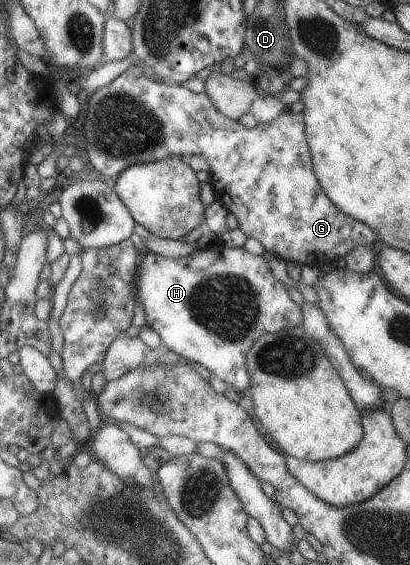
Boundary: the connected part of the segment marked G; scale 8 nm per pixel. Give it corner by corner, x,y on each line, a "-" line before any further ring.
131,65
126,71
120,73
114,81
98,87
96,91
87,96
86,111
82,118
79,118
78,125
82,128
82,133
86,146
86,157
90,162
90,166
100,173
103,178
115,179
121,171
124,171
126,167
130,165
136,165
136,163
152,163
152,161
160,161
160,159
166,159
166,157
172,157
172,155
178,155
178,157
184,157
185,155
202,155
208,163
208,173
211,178
211,186
215,197
219,200
219,203
235,216
238,222
238,228
246,238
254,238
264,248
266,252
274,255
277,258
284,260
285,262
293,262
297,265
306,265
310,267
322,267
324,264
335,263
337,259
346,257
347,251
354,249
354,245
362,245
362,247
371,247
372,243
376,240
374,233
370,227
366,227
362,223
355,221
352,217
346,216
341,213
329,200
324,191
320,188
314,173
312,172
311,158
308,145
306,144
306,135
304,134
304,115
302,113
288,113
288,111
281,112
276,115
269,123
257,123
252,129
246,129
238,121
233,121
228,117
225,117
222,113
216,110
216,107
212,104
212,101
205,95
205,93
192,93
183,84
168,84
152,81
148,79
144,73
136,66

